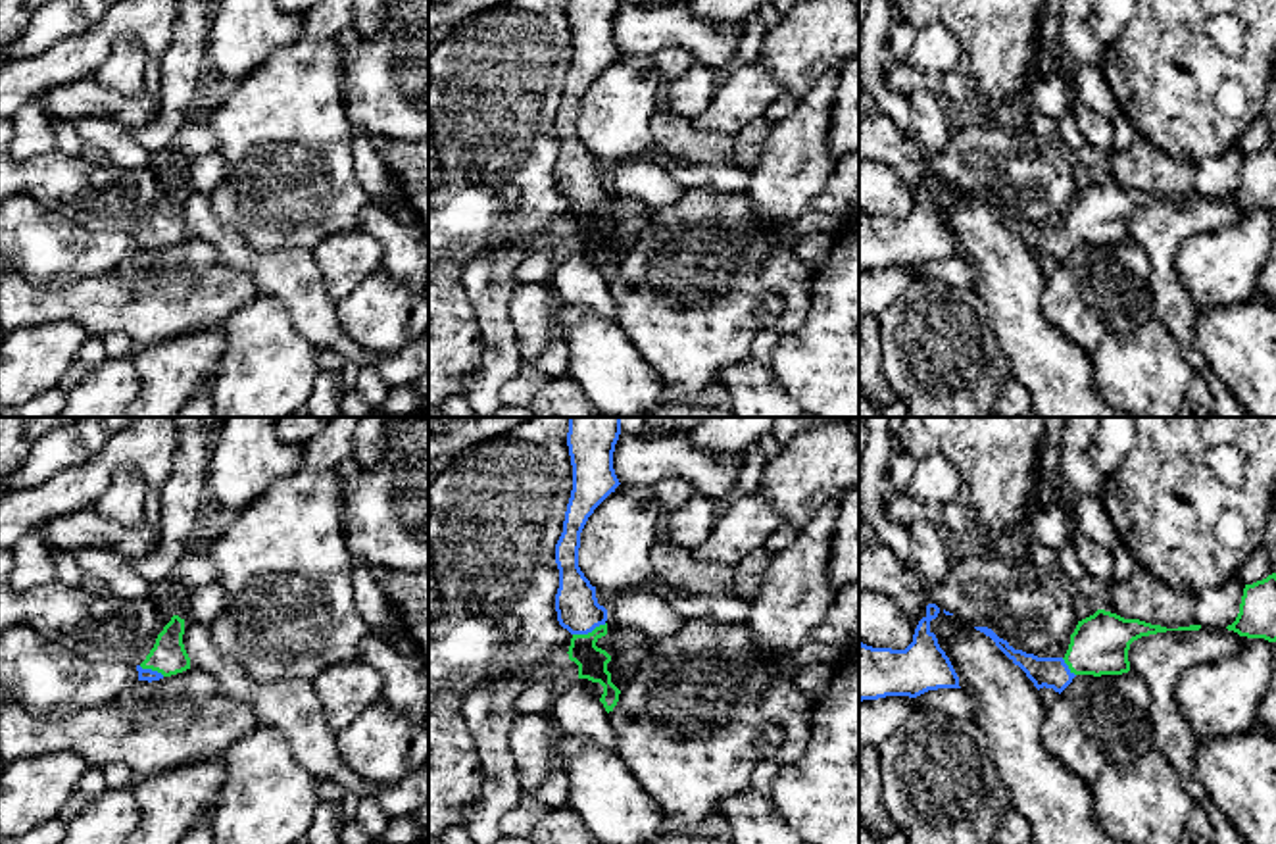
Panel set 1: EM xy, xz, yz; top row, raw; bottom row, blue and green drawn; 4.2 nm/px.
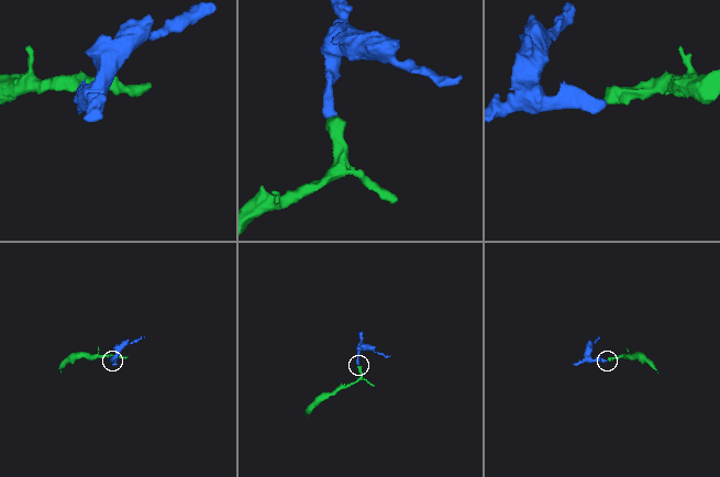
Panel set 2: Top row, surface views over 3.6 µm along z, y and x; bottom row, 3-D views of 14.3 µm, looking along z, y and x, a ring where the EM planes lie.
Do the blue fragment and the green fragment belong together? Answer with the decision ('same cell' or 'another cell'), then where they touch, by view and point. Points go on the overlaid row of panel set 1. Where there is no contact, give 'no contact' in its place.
same cell | xz (588, 631)

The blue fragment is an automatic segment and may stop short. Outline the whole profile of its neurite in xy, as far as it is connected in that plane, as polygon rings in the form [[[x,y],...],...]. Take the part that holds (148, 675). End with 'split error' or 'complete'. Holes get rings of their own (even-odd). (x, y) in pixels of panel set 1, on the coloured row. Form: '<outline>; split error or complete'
[[[173,615],[158,634],[154,648],[146,659],[136,665],[138,681],[160,681],[190,669],[190,658],[183,644],[184,619]]]; split error

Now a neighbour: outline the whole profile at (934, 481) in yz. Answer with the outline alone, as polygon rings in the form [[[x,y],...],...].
[[[940,454],[922,458],[913,473],[907,494],[922,504],[945,506],[959,496],[961,477]]]

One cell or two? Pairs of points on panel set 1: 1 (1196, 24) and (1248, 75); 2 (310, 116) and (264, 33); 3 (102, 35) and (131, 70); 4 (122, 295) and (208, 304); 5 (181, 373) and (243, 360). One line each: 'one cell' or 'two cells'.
1: one cell
2: two cells
3: two cells
4: one cell
5: two cells

